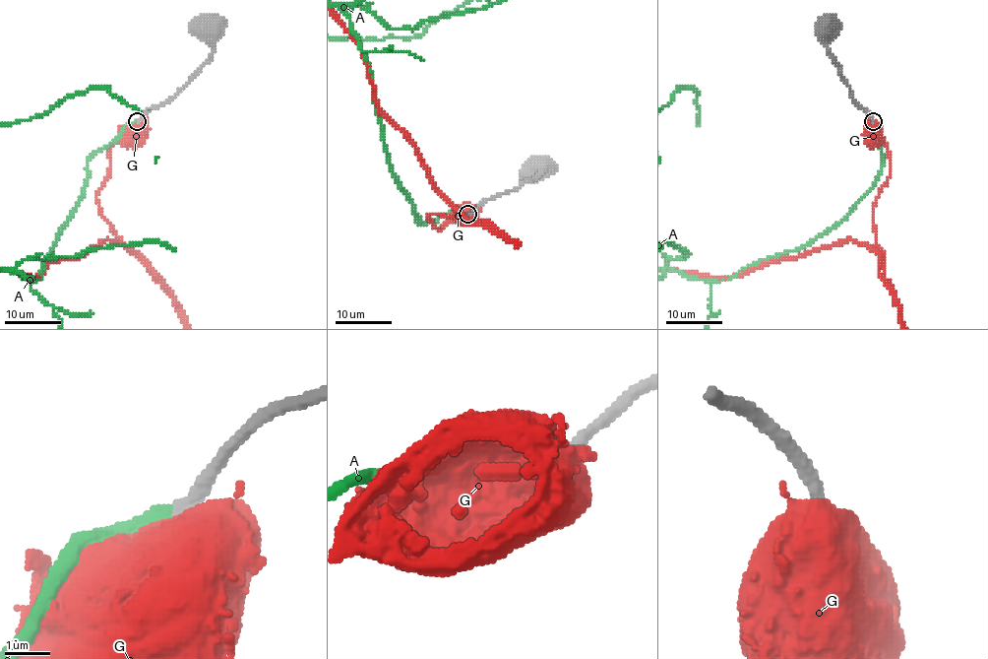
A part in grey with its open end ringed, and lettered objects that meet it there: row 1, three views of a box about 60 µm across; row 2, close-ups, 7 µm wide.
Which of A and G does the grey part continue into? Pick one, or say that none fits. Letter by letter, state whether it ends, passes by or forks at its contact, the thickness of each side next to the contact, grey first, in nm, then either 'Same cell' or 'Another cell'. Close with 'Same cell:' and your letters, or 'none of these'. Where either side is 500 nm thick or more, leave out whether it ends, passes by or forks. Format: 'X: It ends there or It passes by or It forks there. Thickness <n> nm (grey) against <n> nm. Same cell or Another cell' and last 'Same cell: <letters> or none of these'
A: It ends there. Thickness 340 nm (grey) against 280 nm. Same cell
G: Thickness 360 nm (grey) against 600 nm. Another cell
Same cell: A

